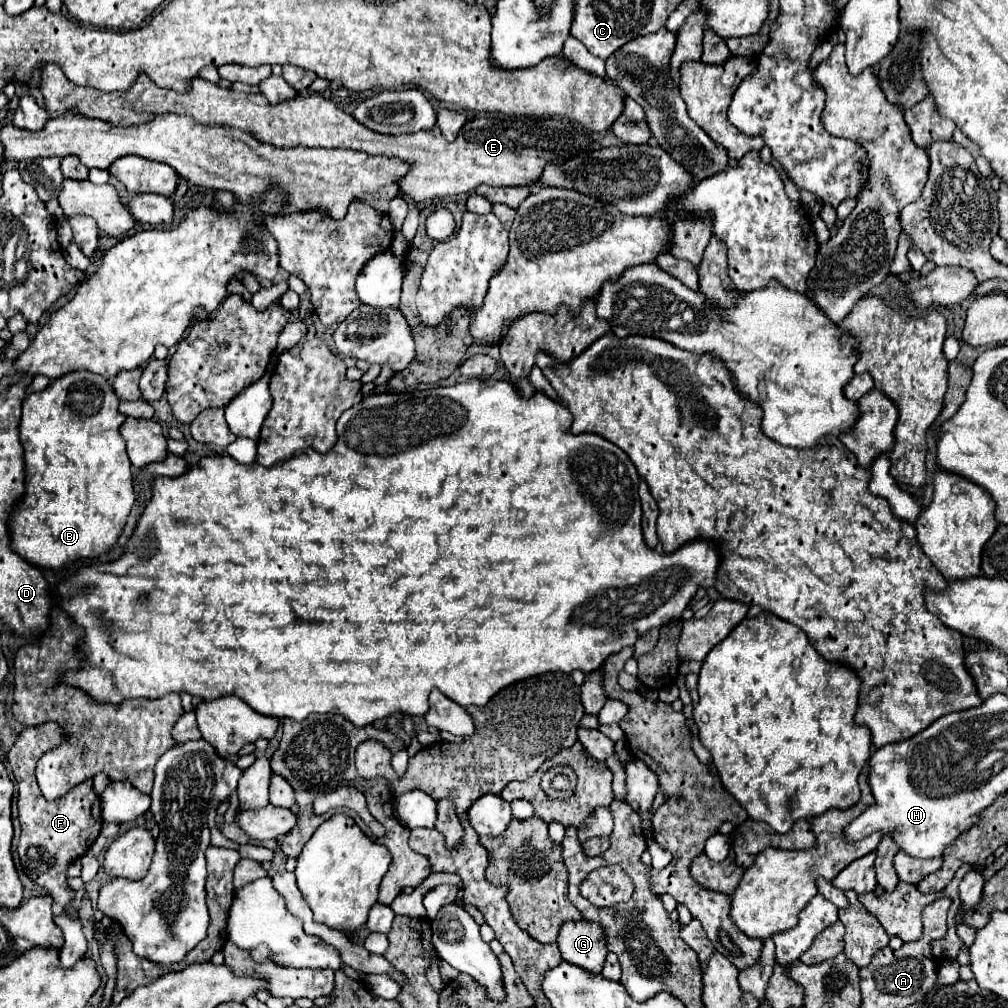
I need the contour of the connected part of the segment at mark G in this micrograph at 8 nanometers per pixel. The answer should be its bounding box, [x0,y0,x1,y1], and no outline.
[558,921,606,973]

